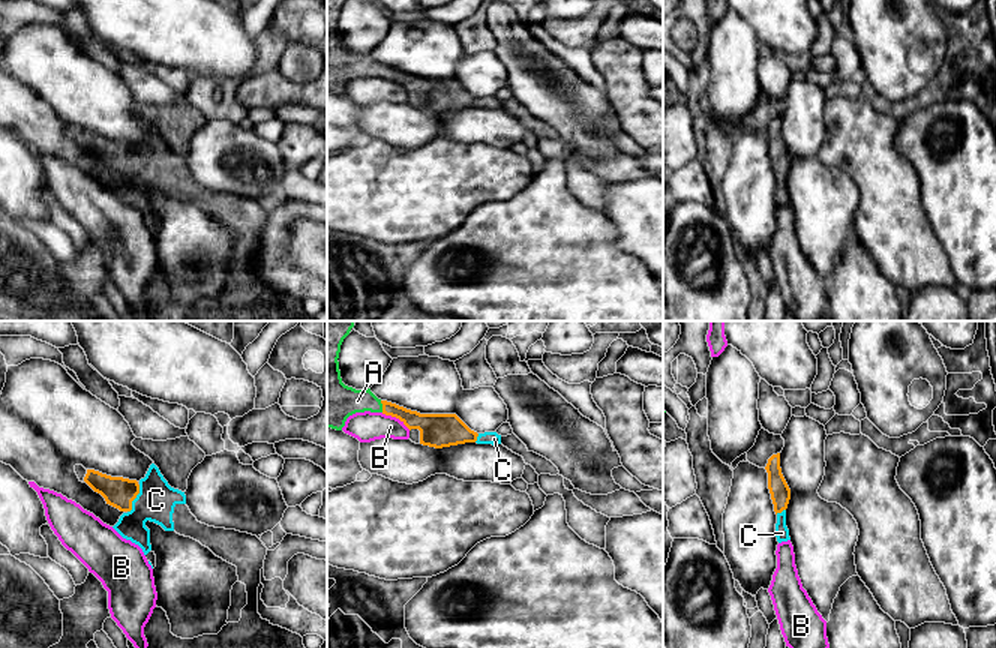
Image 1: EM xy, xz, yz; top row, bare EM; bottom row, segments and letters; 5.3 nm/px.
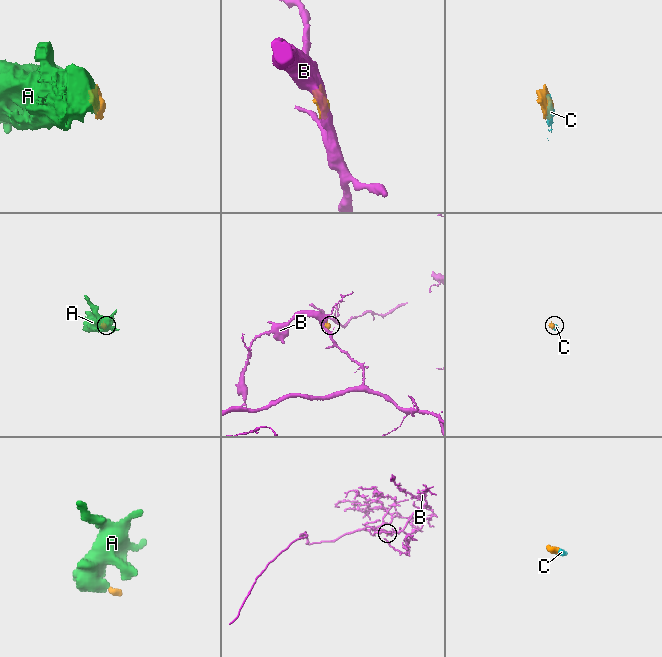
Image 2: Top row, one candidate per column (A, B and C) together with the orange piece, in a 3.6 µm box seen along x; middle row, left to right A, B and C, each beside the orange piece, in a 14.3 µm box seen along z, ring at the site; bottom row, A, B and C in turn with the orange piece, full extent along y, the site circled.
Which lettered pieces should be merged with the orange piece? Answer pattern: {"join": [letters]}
{"join": ["A", "C"]}

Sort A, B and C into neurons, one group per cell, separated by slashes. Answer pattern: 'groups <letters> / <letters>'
groups A C / B

